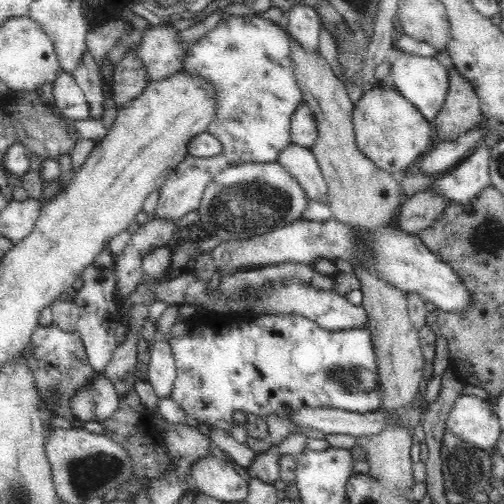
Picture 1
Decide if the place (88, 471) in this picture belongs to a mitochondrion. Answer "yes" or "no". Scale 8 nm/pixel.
yes

